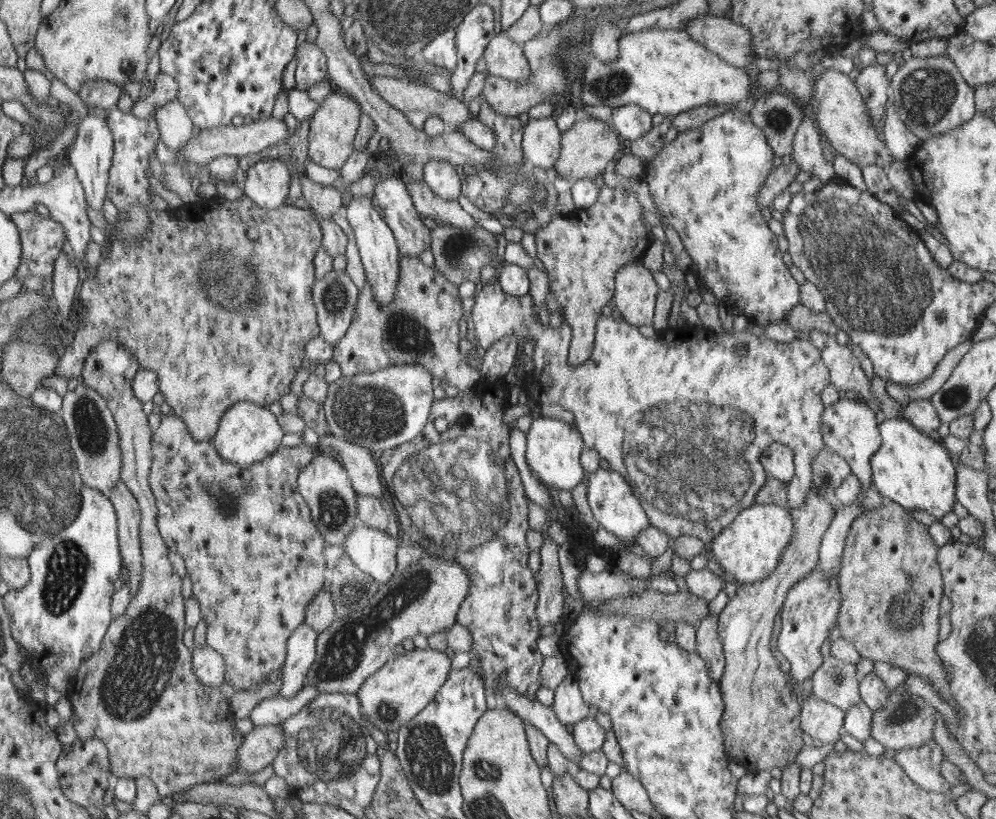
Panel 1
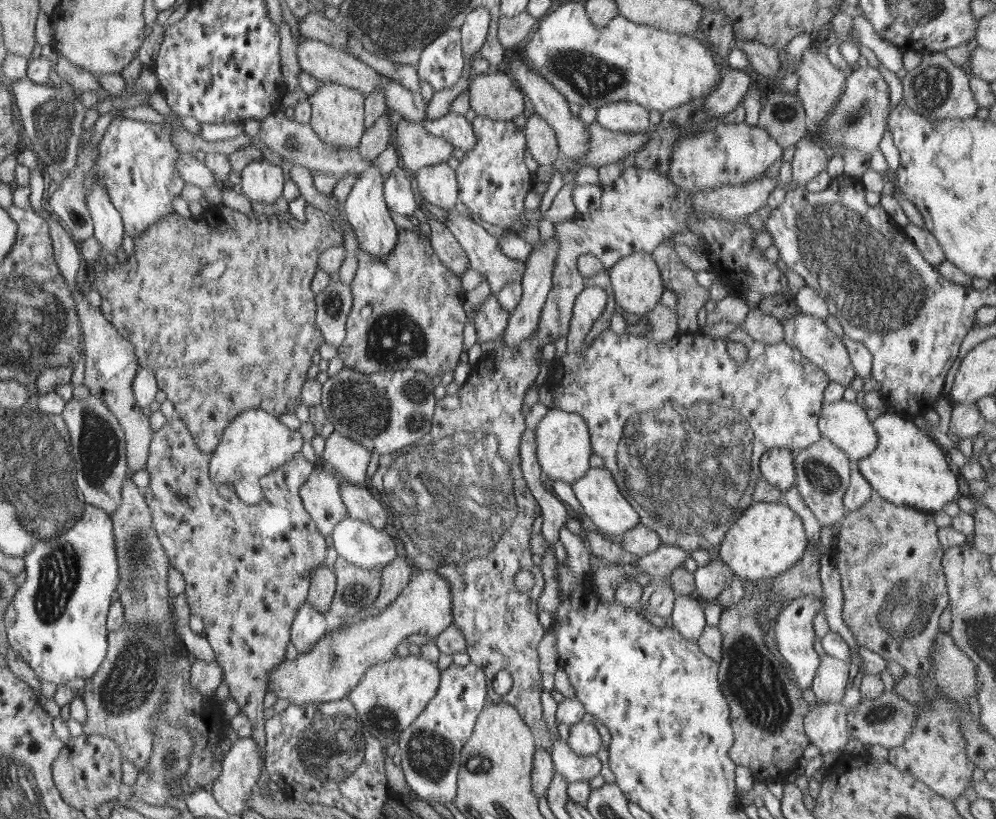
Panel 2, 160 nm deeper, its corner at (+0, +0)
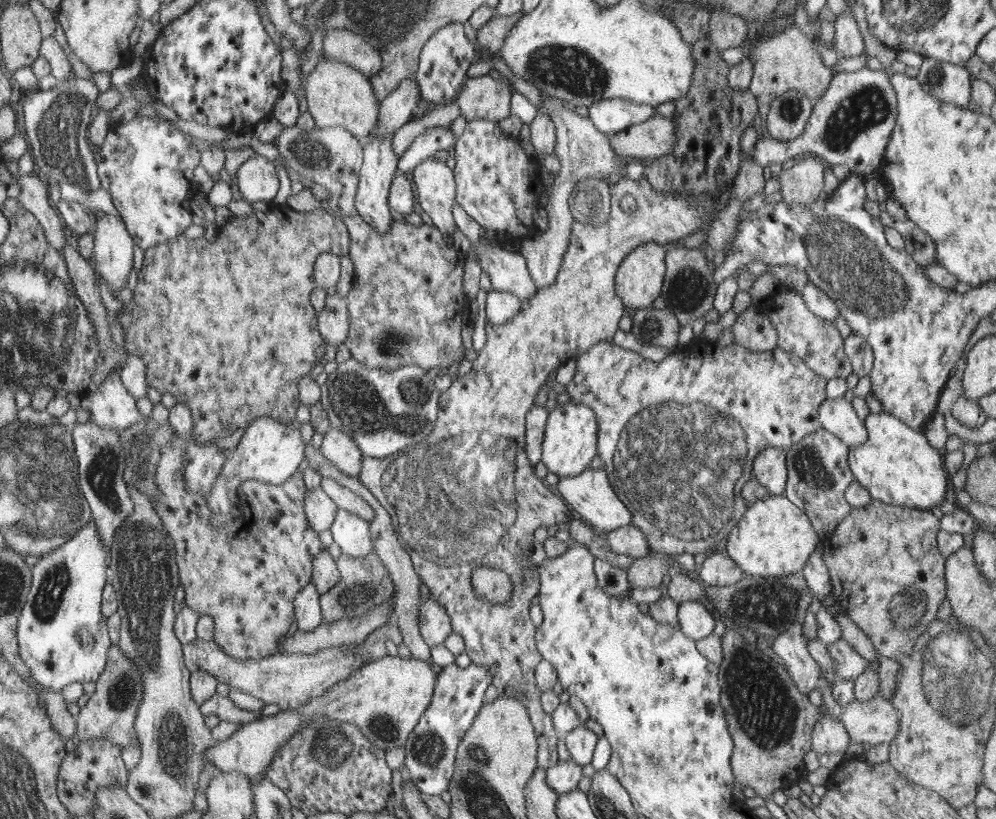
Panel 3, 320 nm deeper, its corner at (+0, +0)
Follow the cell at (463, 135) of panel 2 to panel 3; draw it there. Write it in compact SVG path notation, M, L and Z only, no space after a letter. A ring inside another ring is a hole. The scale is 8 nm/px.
M448 126L433 127L419 134L409 144L409 147L399 156L397 170L406 178L411 179L412 170L426 158L439 152L445 153L455 145L455 138L450 133Z

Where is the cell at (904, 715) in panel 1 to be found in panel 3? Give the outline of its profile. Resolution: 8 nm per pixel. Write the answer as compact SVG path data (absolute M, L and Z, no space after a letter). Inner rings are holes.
M878 694L866 701L851 701L842 709L840 714L841 724L847 731L852 749L858 749L866 742L871 746L881 744L881 742L891 742L898 731L898 720L898 712L892 705L891 700L885 699Z

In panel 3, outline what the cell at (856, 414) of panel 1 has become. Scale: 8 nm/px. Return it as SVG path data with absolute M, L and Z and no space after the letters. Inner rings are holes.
M841 398L825 399L818 406L817 419L820 428L833 434L849 448L860 445L867 438L864 422L855 415L851 403Z

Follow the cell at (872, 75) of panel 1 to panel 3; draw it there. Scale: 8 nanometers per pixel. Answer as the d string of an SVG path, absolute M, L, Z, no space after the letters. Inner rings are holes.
M866 67L854 72L833 74L825 94L812 103L803 132L797 138L779 141L759 136L748 155L762 167L771 163L787 166L798 155L812 155L828 166L847 166L850 174L864 179L871 176L871 171L879 167L885 155L886 144L896 121L896 98L889 84L889 74L882 69L873 71Z

